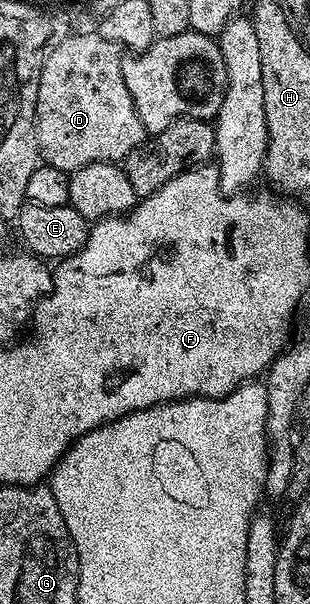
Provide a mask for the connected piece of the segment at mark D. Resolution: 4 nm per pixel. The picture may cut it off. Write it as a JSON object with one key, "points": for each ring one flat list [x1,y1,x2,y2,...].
{"points":[[97,31,71,34,48,54,44,70,40,74,40,90,36,98,34,125,38,135,38,150,41,159,56,166,56,170,72,173,92,162,122,162,139,144,147,139,148,133,136,114,132,94,124,86,122,73,123,49,99,36]]}

